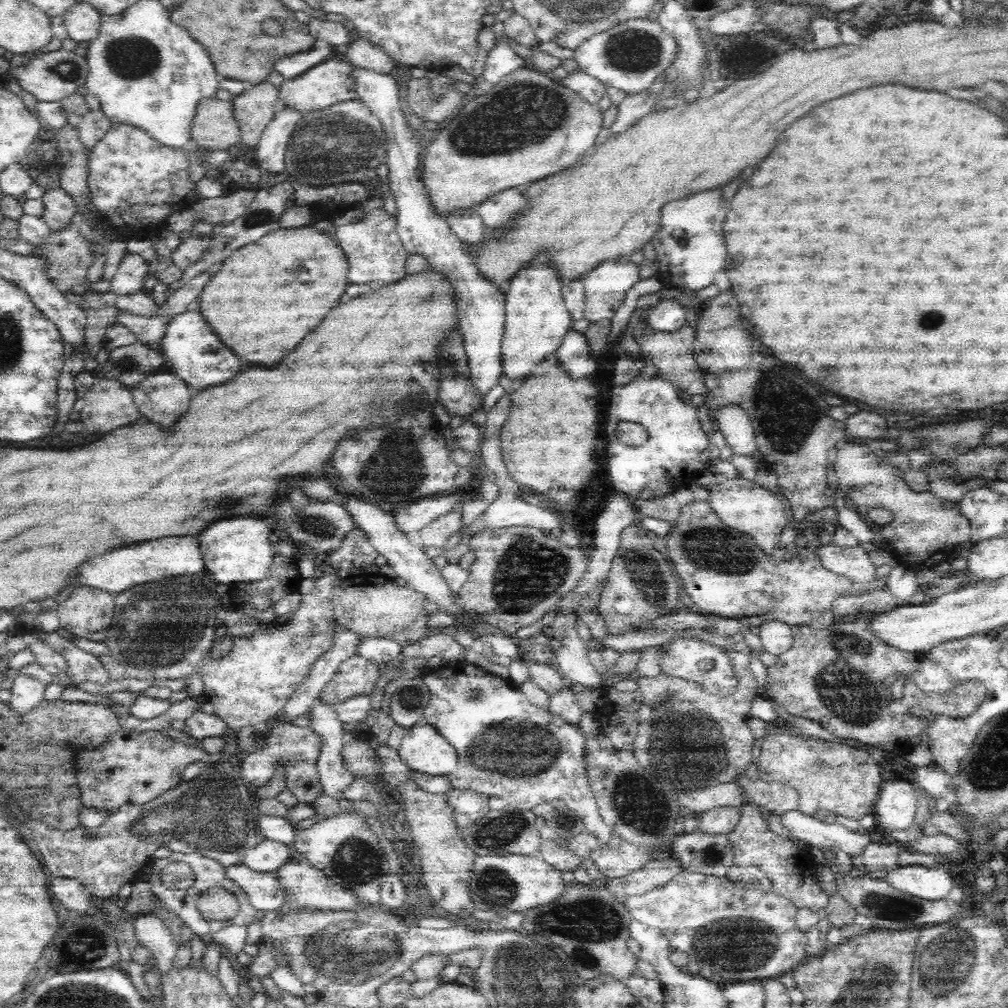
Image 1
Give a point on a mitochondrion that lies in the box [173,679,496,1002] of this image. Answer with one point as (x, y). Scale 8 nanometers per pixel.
(344, 951)

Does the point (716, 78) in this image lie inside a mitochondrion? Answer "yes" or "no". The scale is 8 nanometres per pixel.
no

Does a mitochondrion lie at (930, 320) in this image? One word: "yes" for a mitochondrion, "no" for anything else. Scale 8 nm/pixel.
yes

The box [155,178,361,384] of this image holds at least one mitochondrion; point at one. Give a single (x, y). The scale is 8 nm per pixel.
(261, 216)

